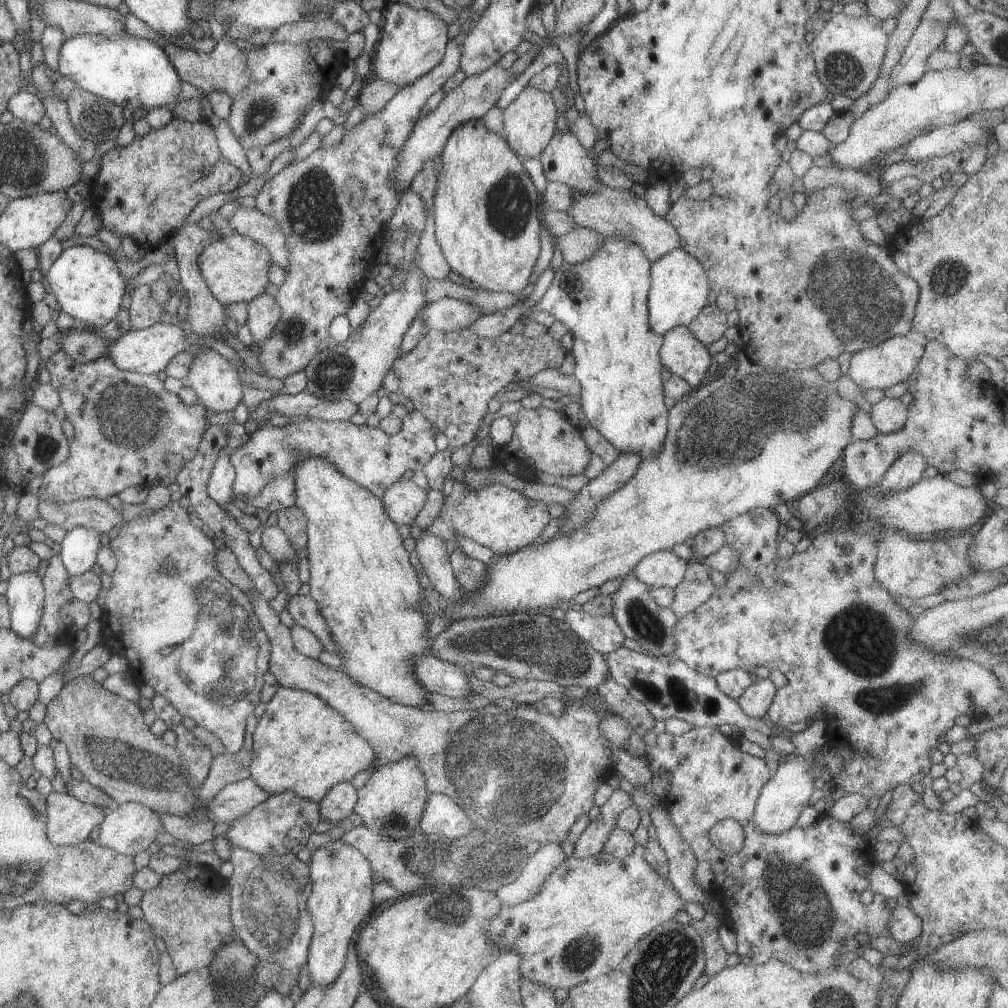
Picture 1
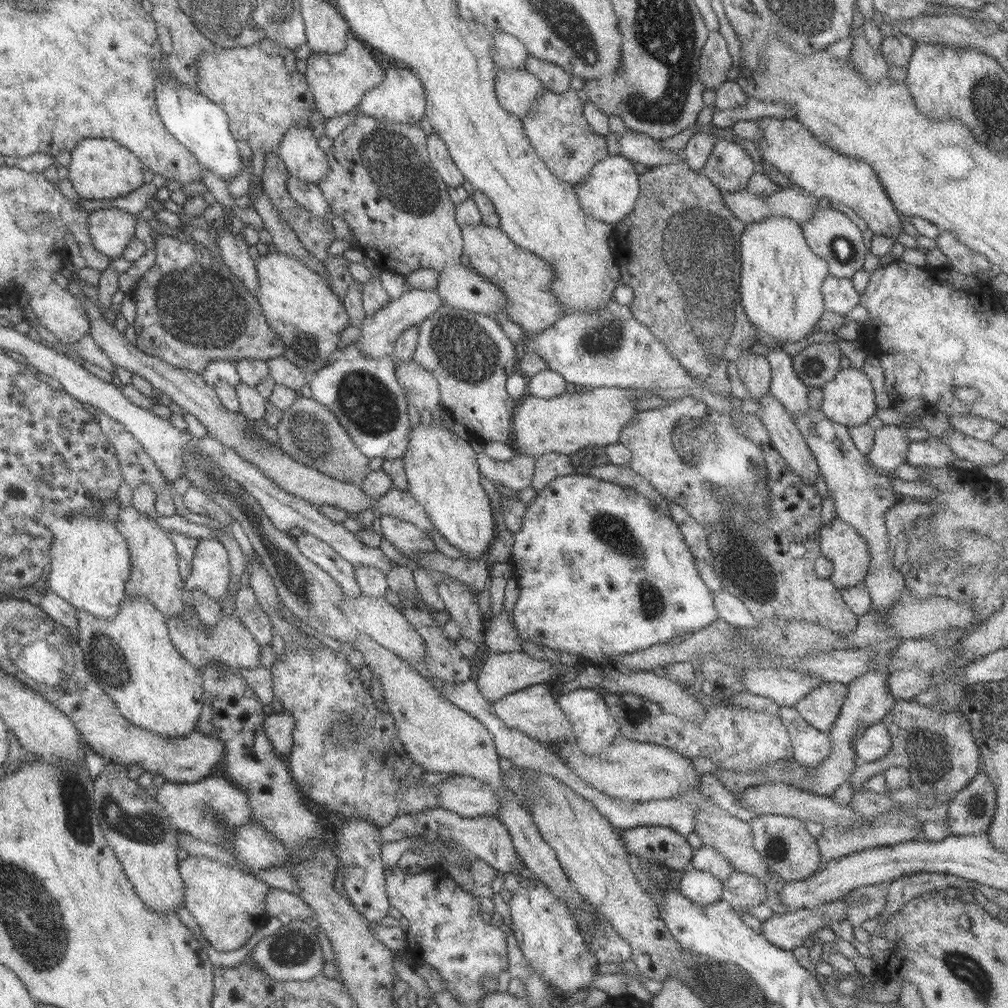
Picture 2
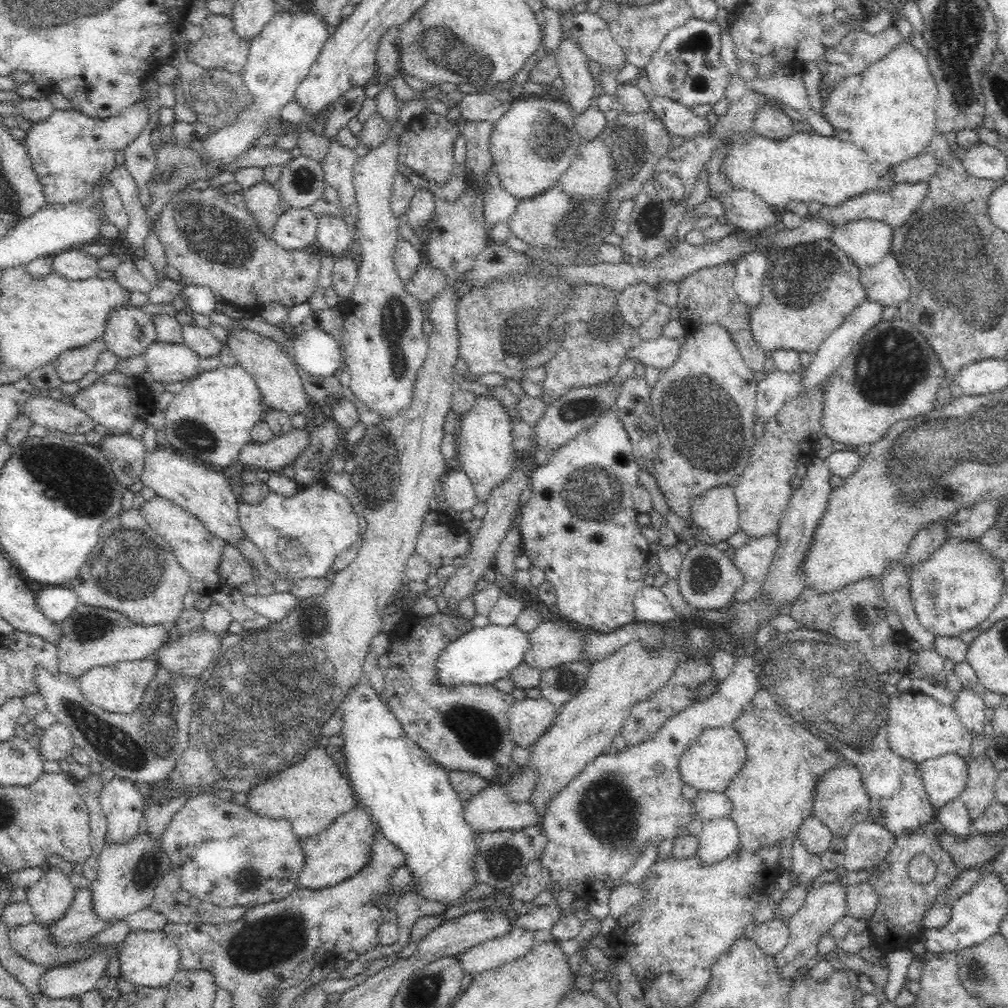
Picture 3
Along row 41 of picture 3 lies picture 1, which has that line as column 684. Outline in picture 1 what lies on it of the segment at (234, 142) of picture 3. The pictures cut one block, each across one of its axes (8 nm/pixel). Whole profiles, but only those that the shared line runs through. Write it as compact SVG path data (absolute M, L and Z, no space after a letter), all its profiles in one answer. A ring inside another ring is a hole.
M683 249L671 251L652 263L650 268L651 288L648 294L648 323L650 329L660 337L676 326L688 327L707 306L709 280L698 260Z

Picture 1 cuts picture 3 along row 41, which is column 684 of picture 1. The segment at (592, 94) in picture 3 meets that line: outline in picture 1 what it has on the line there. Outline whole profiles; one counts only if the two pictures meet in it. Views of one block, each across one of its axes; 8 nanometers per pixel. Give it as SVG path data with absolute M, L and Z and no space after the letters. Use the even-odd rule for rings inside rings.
M670 549L654 551L637 563L631 576L648 587L674 589L684 579L687 564Z

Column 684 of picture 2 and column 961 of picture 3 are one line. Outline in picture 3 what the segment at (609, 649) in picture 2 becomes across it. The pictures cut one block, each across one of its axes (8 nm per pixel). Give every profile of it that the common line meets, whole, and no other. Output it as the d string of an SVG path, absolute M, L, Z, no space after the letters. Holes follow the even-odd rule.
M946 541L926 560L920 560L908 573L911 600L916 617L935 636L958 637L963 632L979 626L1006 594L1002 560L993 558L980 547L978 541Z

